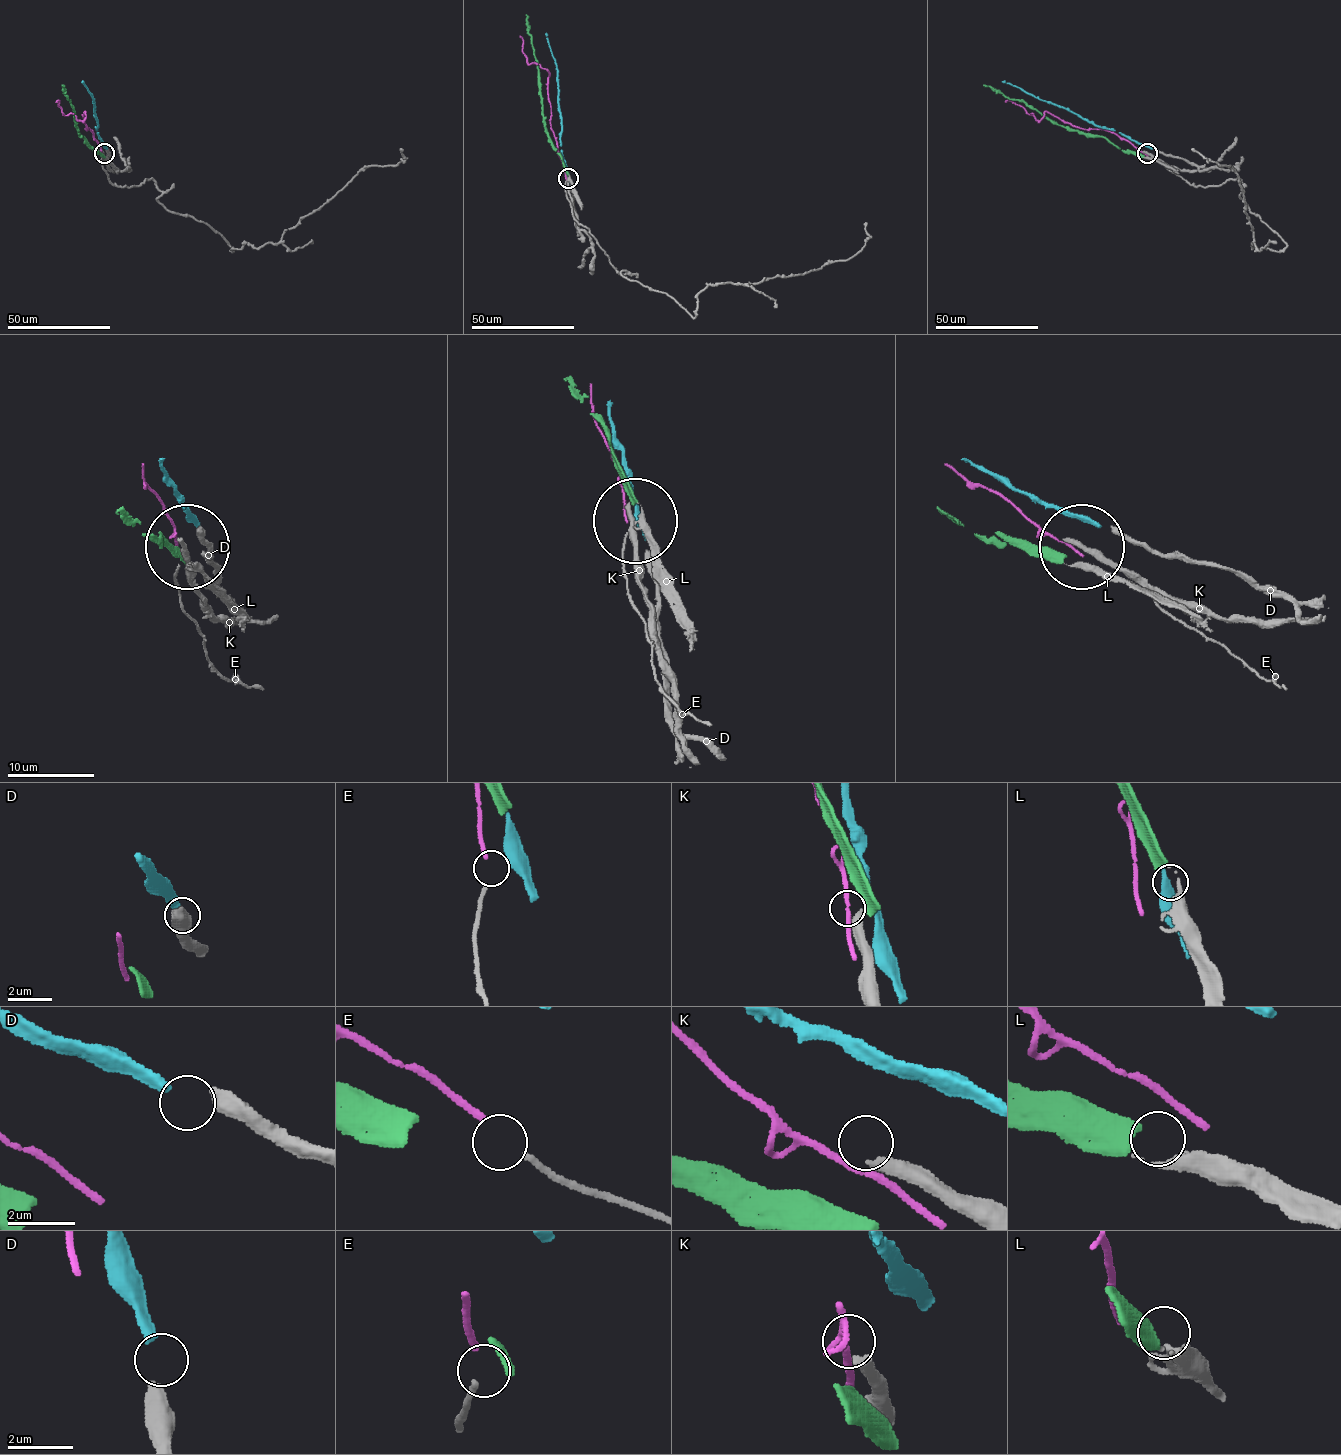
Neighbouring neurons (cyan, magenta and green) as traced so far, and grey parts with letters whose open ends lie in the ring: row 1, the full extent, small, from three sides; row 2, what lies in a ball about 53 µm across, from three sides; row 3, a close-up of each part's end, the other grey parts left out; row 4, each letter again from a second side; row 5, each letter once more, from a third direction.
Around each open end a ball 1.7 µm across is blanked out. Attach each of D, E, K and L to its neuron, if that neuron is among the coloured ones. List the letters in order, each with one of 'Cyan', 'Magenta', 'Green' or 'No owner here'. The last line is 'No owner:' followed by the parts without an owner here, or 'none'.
D: Cyan
E: Magenta
K: No owner here
L: Green
No owner: K

